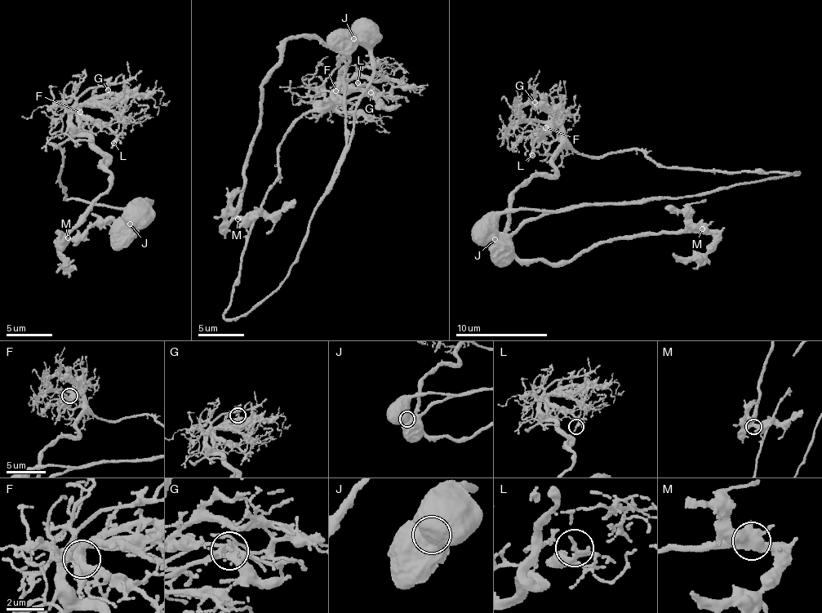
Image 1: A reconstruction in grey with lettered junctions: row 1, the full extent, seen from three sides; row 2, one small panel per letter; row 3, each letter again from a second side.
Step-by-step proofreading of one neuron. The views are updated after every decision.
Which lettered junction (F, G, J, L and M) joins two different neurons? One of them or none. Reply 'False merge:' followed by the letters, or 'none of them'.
False merge: J

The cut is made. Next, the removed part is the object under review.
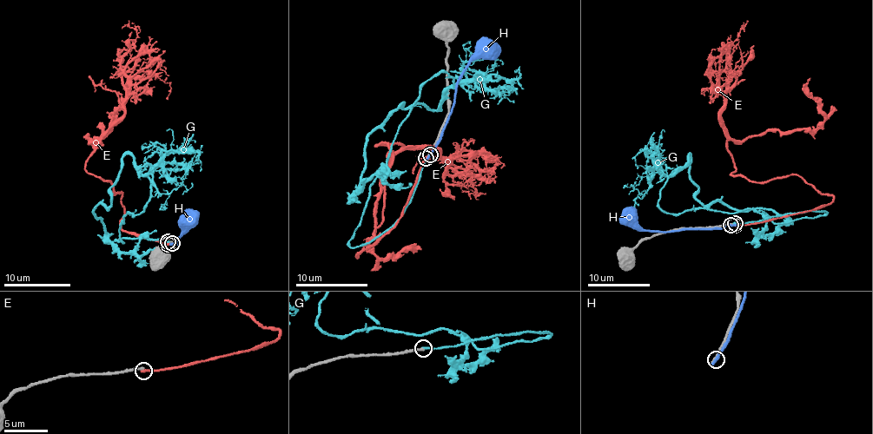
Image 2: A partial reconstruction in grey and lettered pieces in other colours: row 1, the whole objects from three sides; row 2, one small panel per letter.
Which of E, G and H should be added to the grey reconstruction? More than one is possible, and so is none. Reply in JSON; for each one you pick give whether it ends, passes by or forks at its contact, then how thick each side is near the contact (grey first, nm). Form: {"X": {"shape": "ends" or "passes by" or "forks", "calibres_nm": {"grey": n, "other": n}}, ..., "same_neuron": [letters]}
{"G": {"shape": "ends", "calibres_nm": {"grey": 240, "other": 220}}, "same_neuron": ["G"]}

